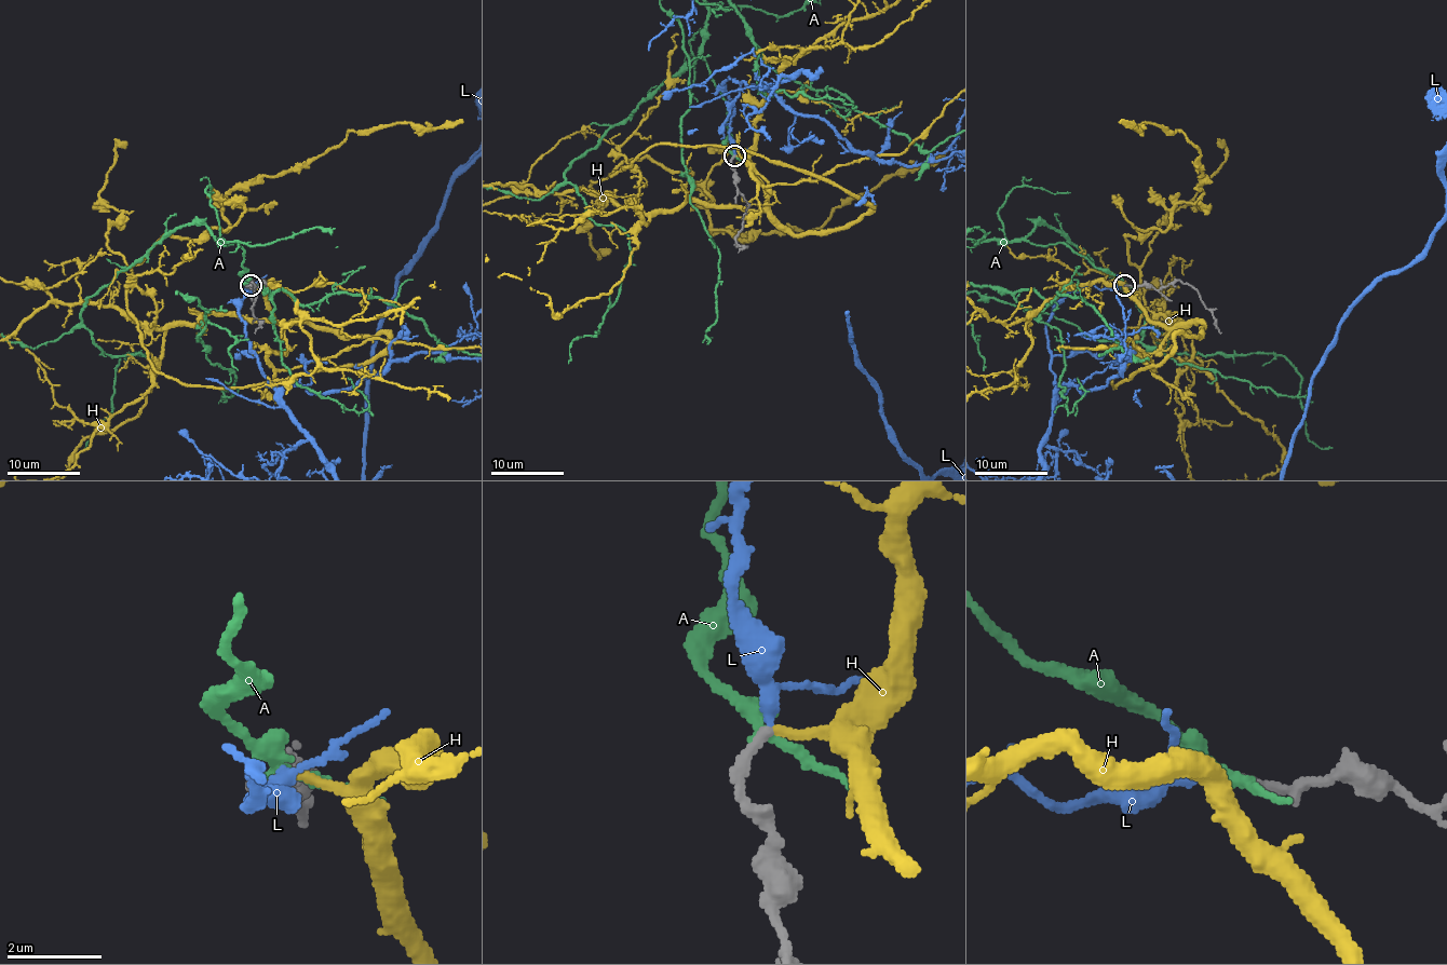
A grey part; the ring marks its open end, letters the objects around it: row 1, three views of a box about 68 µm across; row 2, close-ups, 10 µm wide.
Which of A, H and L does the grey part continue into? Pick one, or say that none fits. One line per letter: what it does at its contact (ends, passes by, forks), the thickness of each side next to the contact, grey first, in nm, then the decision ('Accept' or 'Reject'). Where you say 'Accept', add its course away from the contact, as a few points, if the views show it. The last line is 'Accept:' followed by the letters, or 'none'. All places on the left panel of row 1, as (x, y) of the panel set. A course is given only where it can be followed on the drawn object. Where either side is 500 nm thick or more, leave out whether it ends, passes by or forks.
A: It passes by. Thickness 240 nm (grey) against 280 nm. Reject
H: It ends there. Thickness 240 nm (grey) against 200 nm. Reject
L: It passes by. Thickness 220 nm (grey) against 240 nm. Accept
Accept: L

